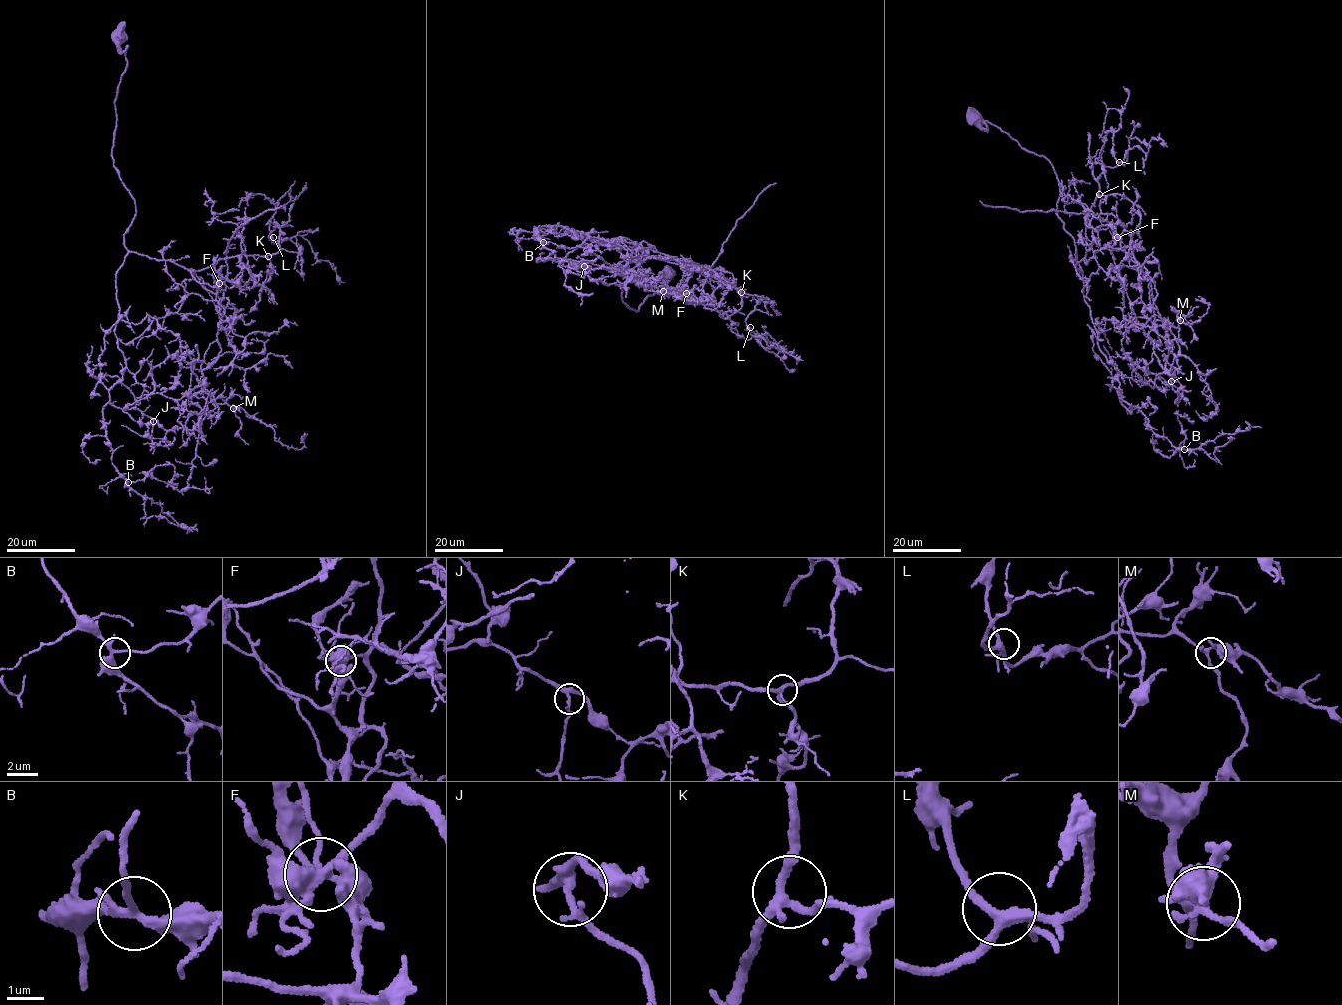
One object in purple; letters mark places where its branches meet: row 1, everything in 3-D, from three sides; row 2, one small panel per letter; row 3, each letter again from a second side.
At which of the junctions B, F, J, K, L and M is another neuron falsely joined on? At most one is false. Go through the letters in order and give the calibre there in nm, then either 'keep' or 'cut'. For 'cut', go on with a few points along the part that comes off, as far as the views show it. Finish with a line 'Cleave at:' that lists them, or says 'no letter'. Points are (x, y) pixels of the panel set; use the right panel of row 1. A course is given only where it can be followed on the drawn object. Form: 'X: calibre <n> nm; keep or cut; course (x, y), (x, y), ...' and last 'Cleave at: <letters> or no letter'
B: calibre 260 nm; keep
F: calibre 400 nm; cut; course (1117, 238), (1125, 231), (1132, 240), (1133, 258), (1174, 338), (1167, 359), (1180, 399), (1171, 386)
J: calibre 240 nm; keep
K: calibre 240 nm; keep
L: calibre 260 nm; keep
M: calibre 240 nm; keep
Cleave at: F

